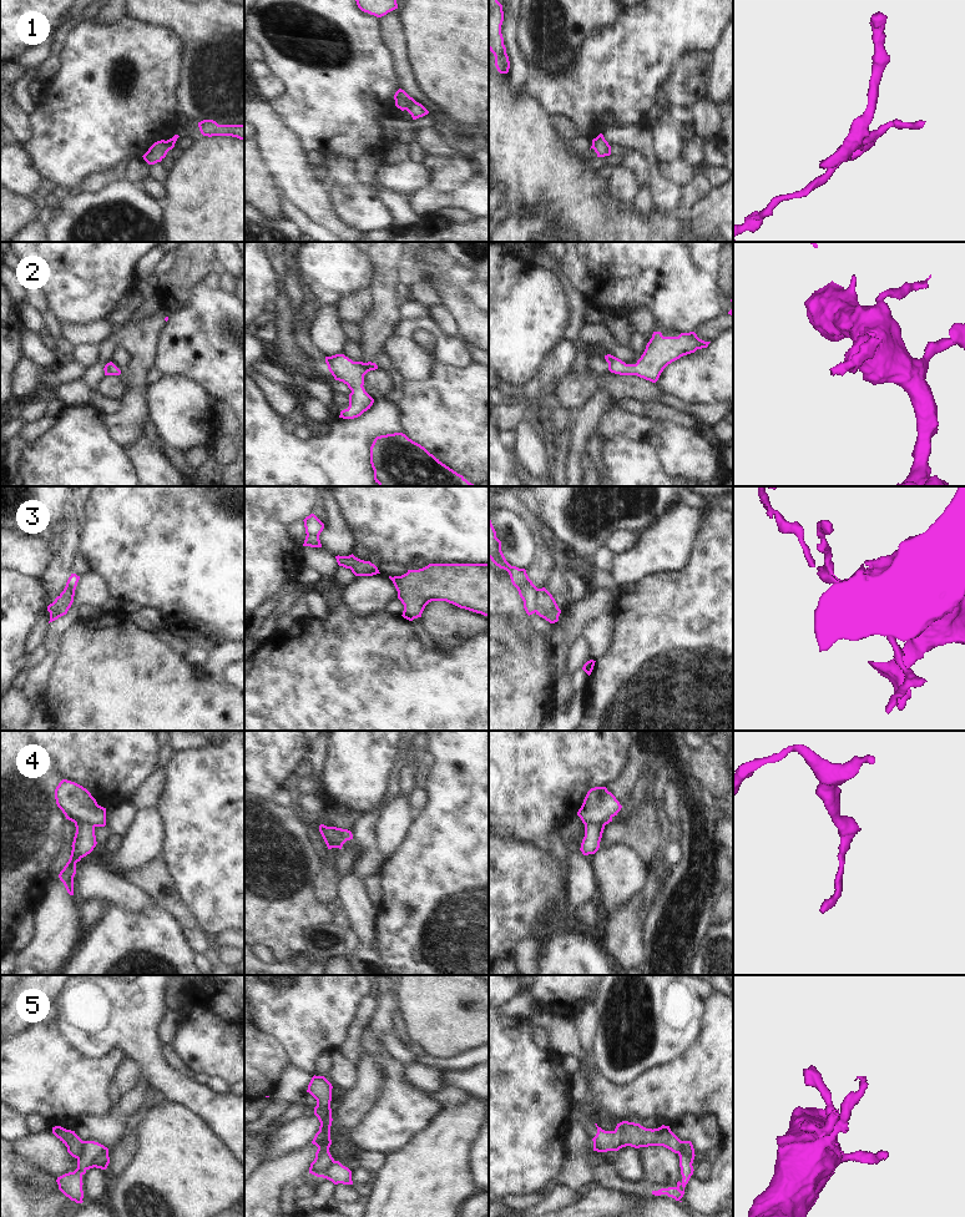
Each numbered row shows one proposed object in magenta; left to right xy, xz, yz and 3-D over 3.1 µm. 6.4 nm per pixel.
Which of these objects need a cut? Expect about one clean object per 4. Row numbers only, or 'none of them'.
1, 3, 4, 5

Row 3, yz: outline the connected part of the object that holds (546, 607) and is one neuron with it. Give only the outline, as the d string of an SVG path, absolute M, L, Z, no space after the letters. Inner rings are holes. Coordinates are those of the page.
M539 589L536 594L536 615L545 618L550 623L559 621L561 610L559 608L552 595L545 589Z

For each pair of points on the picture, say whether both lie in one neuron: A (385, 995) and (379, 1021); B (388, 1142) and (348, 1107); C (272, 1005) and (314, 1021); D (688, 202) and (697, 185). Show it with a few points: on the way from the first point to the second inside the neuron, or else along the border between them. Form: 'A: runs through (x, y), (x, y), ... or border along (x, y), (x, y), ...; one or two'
A: runs through (385, 1001), (382, 1015); one
B: border along (377, 1094), (372, 1107), (348, 1134); two
C: runs through (282, 1005), (298, 1005), (304, 1011); one
D: runs through (688, 198), (697, 188); one

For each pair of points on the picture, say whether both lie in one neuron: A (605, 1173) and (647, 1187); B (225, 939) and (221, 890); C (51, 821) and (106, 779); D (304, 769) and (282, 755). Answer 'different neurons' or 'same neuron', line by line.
A: same neuron
B: different neurons
C: different neurons
D: different neurons

